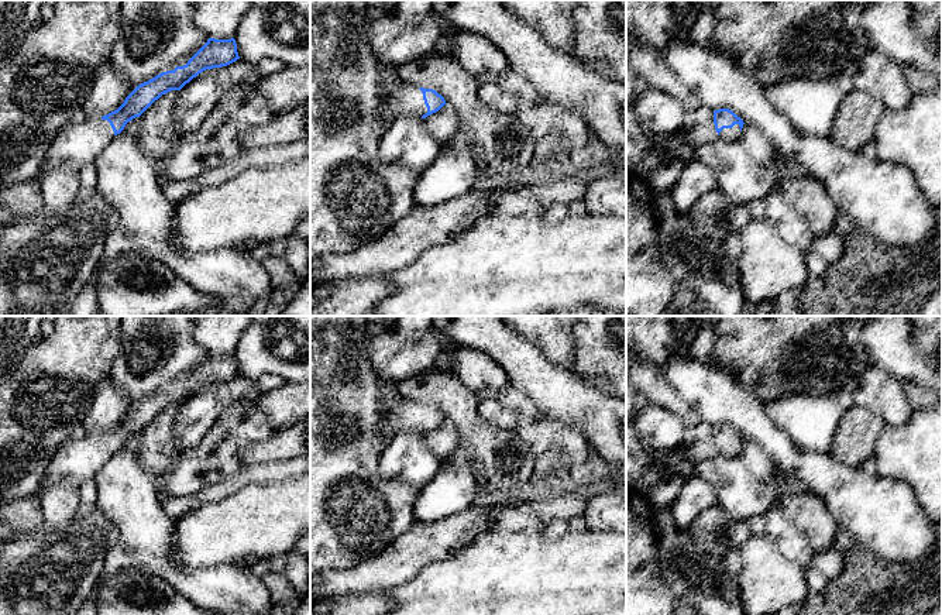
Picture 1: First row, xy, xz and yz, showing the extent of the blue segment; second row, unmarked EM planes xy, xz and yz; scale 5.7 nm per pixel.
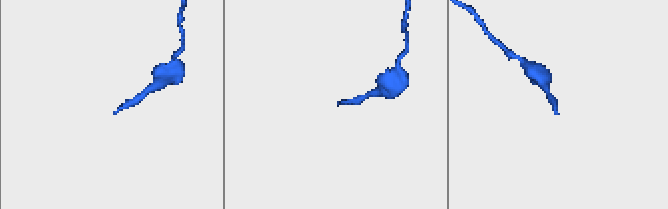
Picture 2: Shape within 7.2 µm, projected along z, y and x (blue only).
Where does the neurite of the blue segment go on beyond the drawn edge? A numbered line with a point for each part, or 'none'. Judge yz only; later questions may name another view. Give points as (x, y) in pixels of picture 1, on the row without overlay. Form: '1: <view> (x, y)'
1: yz (733, 449)

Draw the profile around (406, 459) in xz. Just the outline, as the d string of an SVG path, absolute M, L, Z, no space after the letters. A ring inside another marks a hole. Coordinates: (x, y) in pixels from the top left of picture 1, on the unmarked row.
M417 430L398 433L386 446L379 461L379 475L409 484L420 491L441 467L441 460L426 446Z

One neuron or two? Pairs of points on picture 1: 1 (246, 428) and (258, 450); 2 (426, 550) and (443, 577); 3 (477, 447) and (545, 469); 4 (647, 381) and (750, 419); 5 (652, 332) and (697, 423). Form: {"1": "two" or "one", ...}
{"1": "two", "2": "two", "3": "two", "4": "two", "5": "one"}

